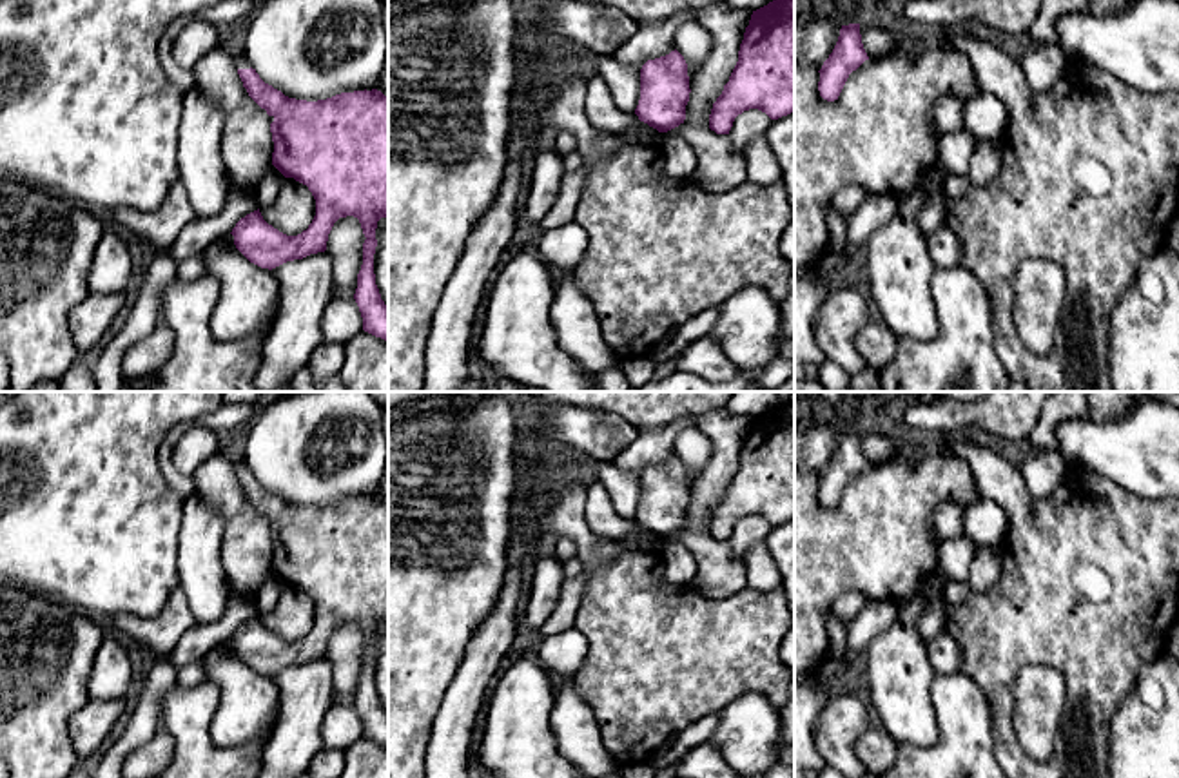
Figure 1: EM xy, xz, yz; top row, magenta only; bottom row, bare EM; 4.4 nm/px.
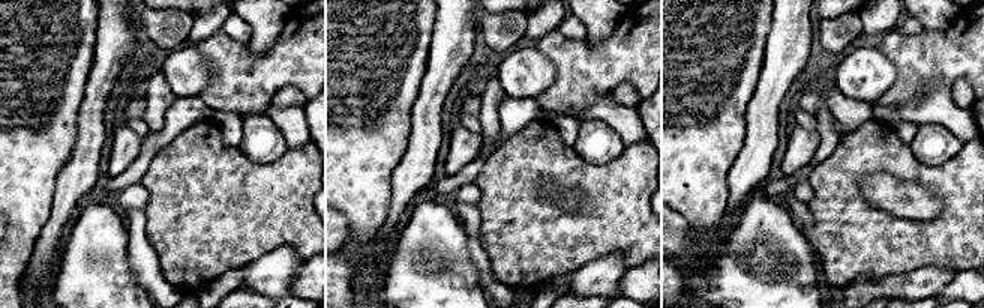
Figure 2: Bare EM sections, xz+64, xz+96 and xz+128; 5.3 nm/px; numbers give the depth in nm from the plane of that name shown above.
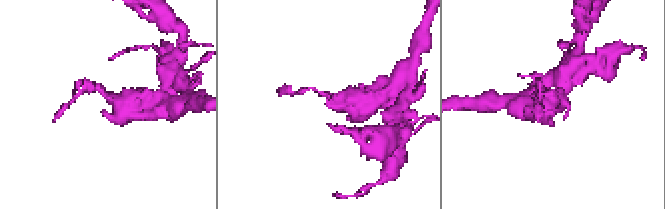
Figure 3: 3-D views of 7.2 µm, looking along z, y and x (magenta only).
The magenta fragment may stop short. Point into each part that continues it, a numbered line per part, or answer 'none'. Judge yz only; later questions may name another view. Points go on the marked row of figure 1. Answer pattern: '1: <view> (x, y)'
none

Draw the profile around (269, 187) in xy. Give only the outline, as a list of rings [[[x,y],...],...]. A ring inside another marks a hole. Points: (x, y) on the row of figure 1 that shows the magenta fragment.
[[[272,167],[265,174],[265,178],[259,181],[259,185],[254,190],[258,209],[267,209],[276,201],[281,190],[283,180],[285,176],[276,167]]]

